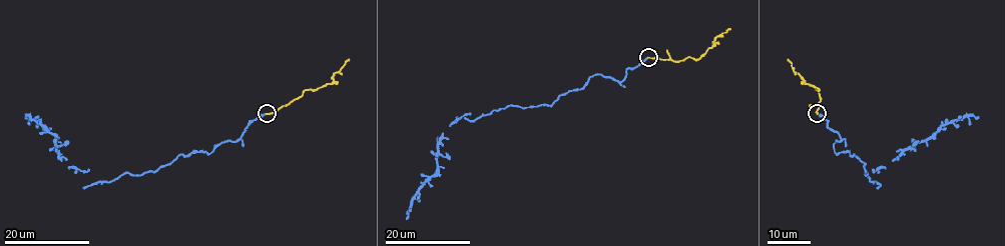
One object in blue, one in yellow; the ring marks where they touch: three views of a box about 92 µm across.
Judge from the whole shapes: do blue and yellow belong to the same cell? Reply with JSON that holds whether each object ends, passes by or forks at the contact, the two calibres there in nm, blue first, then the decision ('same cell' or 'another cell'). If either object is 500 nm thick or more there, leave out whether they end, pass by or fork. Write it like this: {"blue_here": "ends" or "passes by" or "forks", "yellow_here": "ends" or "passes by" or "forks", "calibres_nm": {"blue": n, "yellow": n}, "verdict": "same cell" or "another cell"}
{"blue_here": "ends", "yellow_here": "ends", "calibres_nm": {"blue": 180, "yellow": 180}, "verdict": "same cell"}

